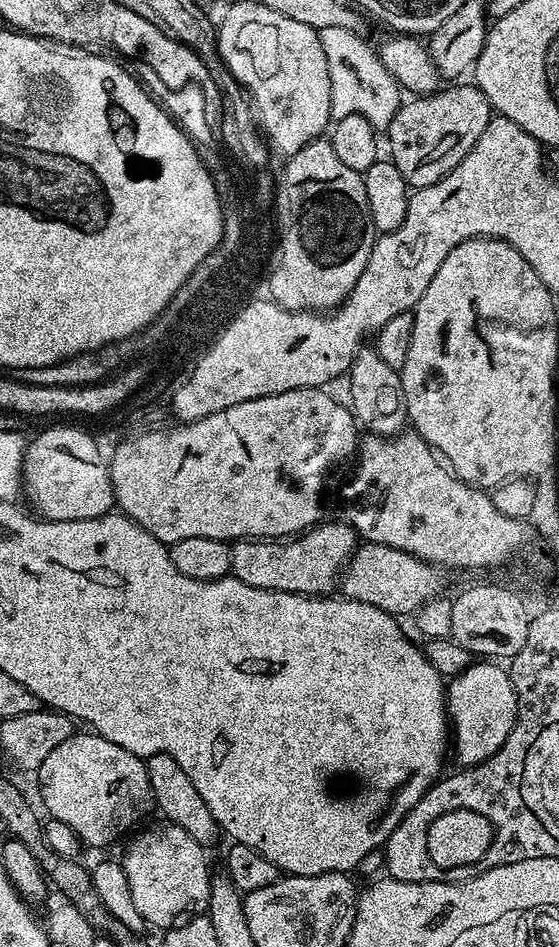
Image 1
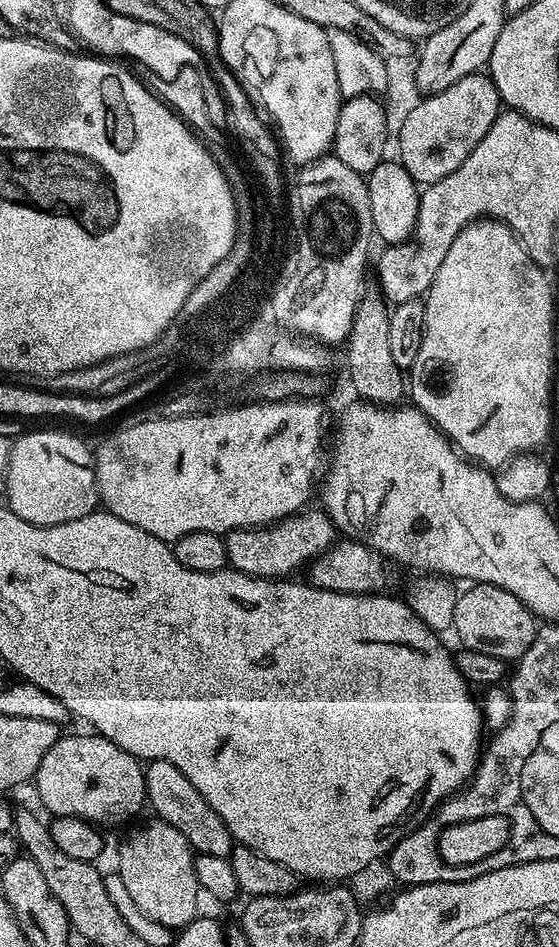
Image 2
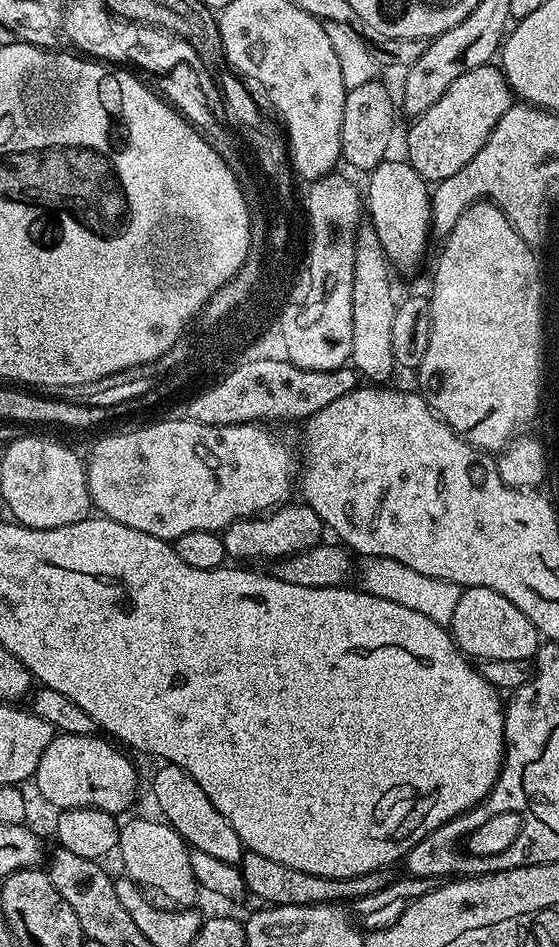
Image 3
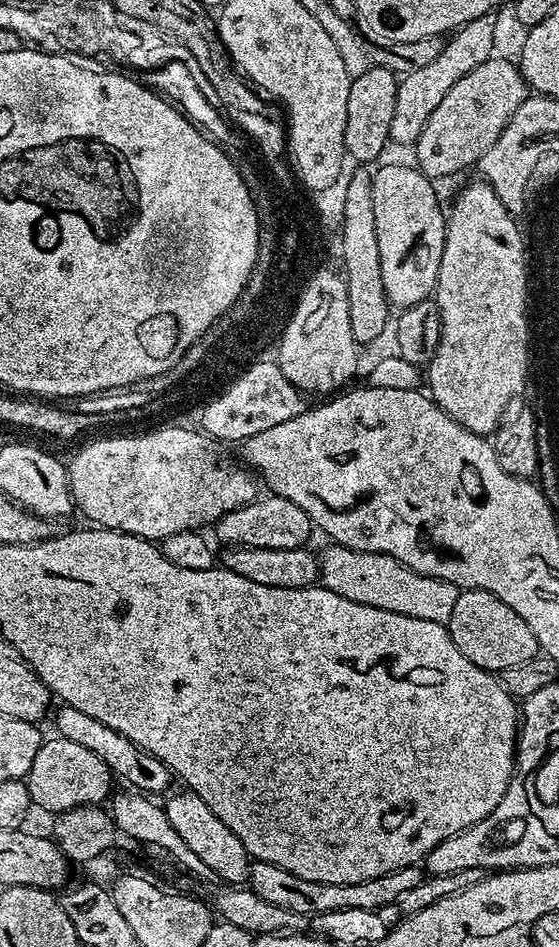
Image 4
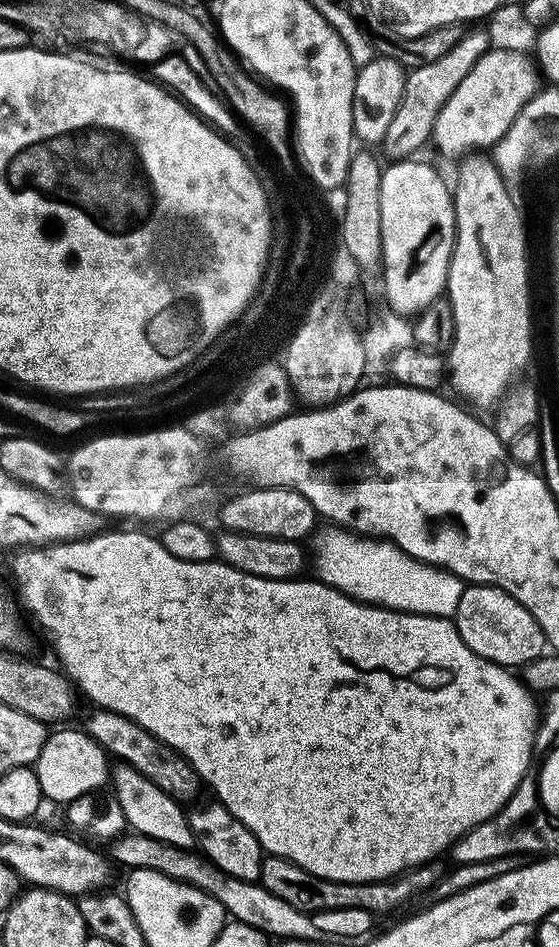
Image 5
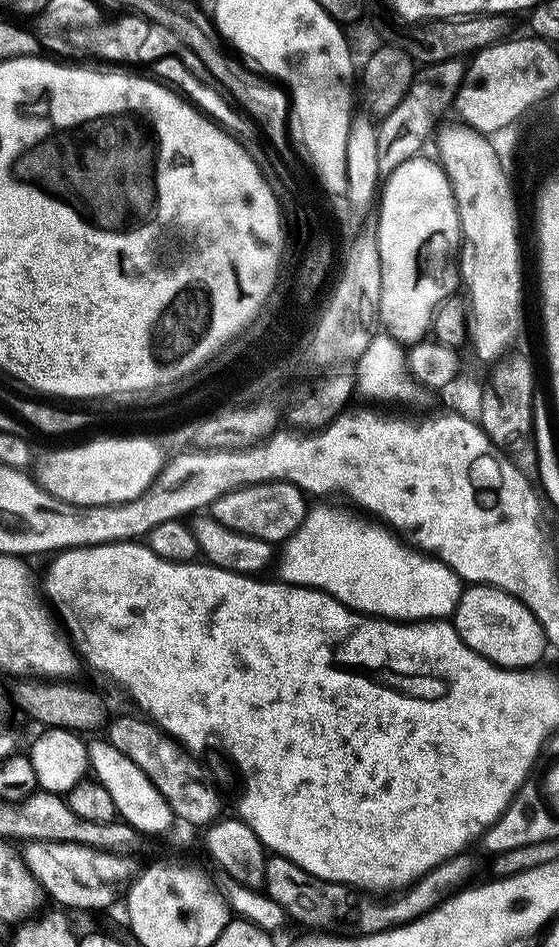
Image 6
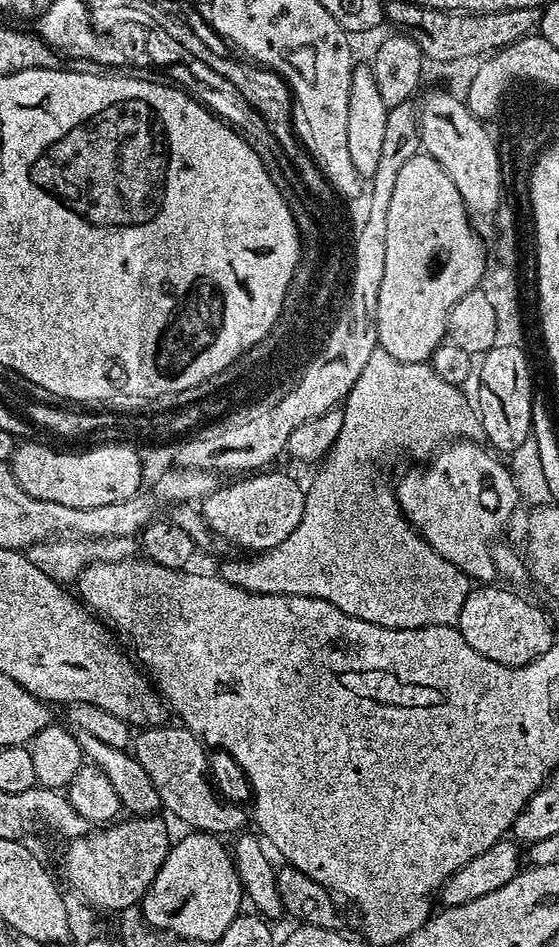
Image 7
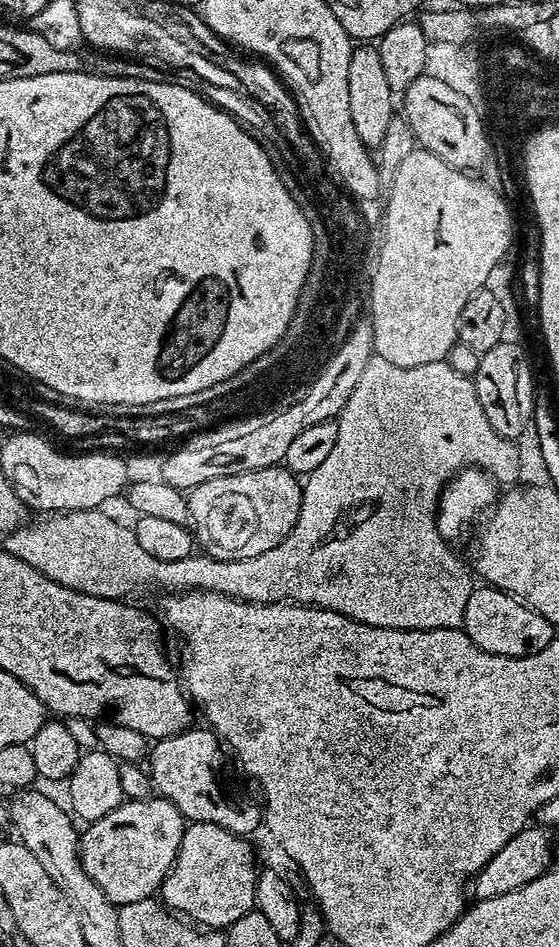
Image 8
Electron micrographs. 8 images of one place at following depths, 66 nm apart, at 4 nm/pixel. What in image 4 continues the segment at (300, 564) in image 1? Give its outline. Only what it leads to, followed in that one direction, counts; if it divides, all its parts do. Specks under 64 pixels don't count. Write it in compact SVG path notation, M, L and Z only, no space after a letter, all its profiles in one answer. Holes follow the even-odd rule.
M275 494L257 495L248 504L227 512L216 521L214 531L221 541L231 544L249 544L254 548L303 548L309 543L308 535L314 532L313 517L290 498Z

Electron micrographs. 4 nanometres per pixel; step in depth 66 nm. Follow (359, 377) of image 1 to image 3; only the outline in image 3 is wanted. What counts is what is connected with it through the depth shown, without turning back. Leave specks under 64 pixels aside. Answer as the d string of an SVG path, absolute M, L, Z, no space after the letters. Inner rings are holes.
M370 226L360 229L354 262L354 338L350 364L365 381L380 386L391 381L388 379L392 376L392 368L397 367L392 353L390 330L394 330L398 296L392 293L393 269L388 255L384 252L382 242L378 242L378 234Z

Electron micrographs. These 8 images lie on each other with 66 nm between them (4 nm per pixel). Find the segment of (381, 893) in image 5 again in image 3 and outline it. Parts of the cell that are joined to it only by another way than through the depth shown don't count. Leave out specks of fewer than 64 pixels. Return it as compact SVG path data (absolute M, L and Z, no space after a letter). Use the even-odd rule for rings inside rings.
M245 851L242 863L239 865L244 876L247 891L256 895L260 902L268 906L285 904L286 906L310 906L311 904L340 904L353 902L363 896L382 891L390 883L387 871L371 872L365 876L355 876L345 880L326 878L318 874L306 874L302 870L294 870L290 866L282 866L282 862L274 862L274 858L262 858L262 854Z

